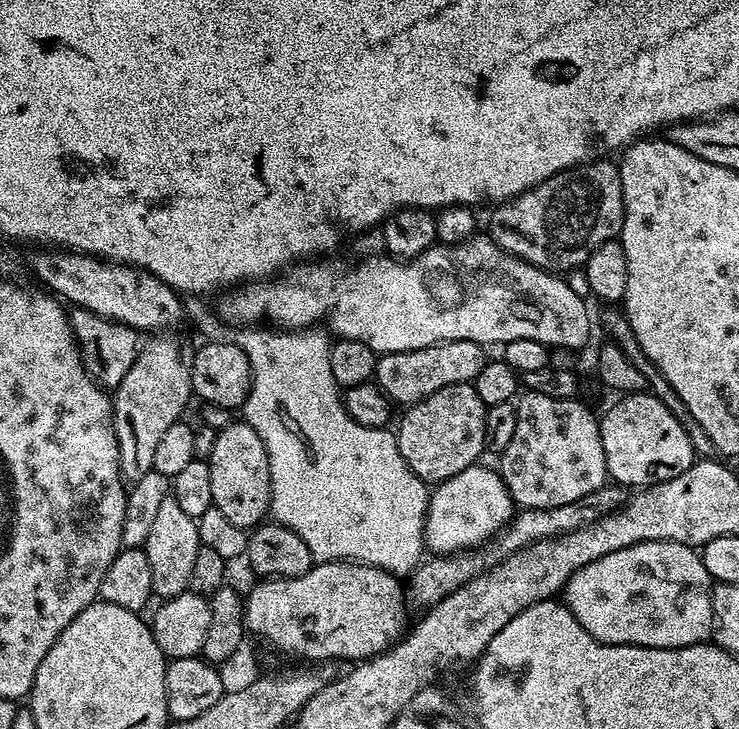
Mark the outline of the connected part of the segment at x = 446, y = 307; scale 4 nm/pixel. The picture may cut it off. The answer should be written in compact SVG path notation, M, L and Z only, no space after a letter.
M477 234L471 240L464 240L460 244L442 244L437 242L432 247L427 248L421 256L415 256L414 259L407 262L395 259L387 254L379 255L372 256L369 260L364 260L361 264L354 265L352 269L348 269L346 265L332 260L336 258L320 258L315 262L297 263L275 278L249 282L237 287L235 290L225 291L219 297L221 300L220 308L218 307L218 315L221 321L229 326L256 326L263 321L260 319L265 316L269 320L265 320L269 325L275 326L280 330L308 330L315 325L312 324L315 320L324 319L328 320L329 329L327 328L327 331L333 337L341 340L357 340L377 354L418 350L431 344L441 344L443 340L469 340L481 346L489 346L488 344L503 346L509 344L513 336L525 336L526 338L534 338L534 342L547 344L549 349L568 348L571 350L578 350L588 340L588 308L586 306L588 304L586 300L574 294L574 291L570 290L570 287L567 286L564 278L550 272L545 272L543 268L536 268L532 264L527 264L516 256L511 256L510 253L504 252L498 247L487 235Z

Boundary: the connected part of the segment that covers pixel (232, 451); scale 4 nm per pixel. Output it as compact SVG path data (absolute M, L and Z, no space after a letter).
M233 422L217 431L214 454L207 460L210 466L210 487L214 490L212 507L222 510L234 526L251 530L270 512L270 462L258 430L243 422Z

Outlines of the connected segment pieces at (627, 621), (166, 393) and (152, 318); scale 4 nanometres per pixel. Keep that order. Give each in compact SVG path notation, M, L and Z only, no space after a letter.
M643 540L640 544L626 546L622 550L614 550L606 554L606 558L598 558L586 566L582 566L562 589L562 602L570 610L574 619L586 629L598 642L603 644L633 644L643 648L685 648L691 644L703 644L713 635L712 623L712 585L714 581L706 570L704 557L695 548L688 548L673 540Z
M156 334L141 347L134 366L126 378L114 389L112 417L114 434L118 438L120 475L125 481L135 482L142 474L152 471L154 450L164 431L181 423L188 399L193 399L192 353L193 345L184 344L180 334Z
M36 251L40 252L33 254L30 272L45 284L41 285L49 293L55 294L69 305L85 308L102 318L130 326L140 334L176 330L179 329L176 327L180 323L185 323L186 315L181 293L144 268L117 264L114 260L90 256L87 252Z

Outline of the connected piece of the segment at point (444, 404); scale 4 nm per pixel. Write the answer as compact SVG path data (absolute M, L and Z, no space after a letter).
M473 383L442 386L442 390L430 394L424 400L419 400L417 404L405 407L403 412L400 429L395 429L394 432L398 450L406 466L410 466L410 470L414 470L414 474L425 484L435 486L446 478L454 478L454 474L462 474L462 470L466 470L481 459L480 455L485 455L486 407Z

